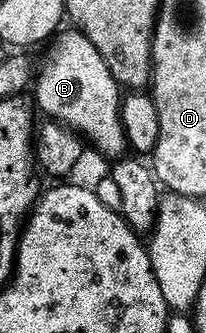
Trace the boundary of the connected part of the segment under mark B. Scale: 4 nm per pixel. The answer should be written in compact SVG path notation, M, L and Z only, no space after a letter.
M69 30L63 35L55 34L52 42L45 48L46 60L39 71L37 68L36 78L32 83L33 102L36 107L38 102L37 110L42 110L47 120L70 128L79 136L85 137L88 143L90 138L91 145L100 154L121 156L128 144L122 128L119 85L112 77L108 65L104 65L104 57L100 57L96 45L92 45L92 41L88 41L88 37L81 31Z

